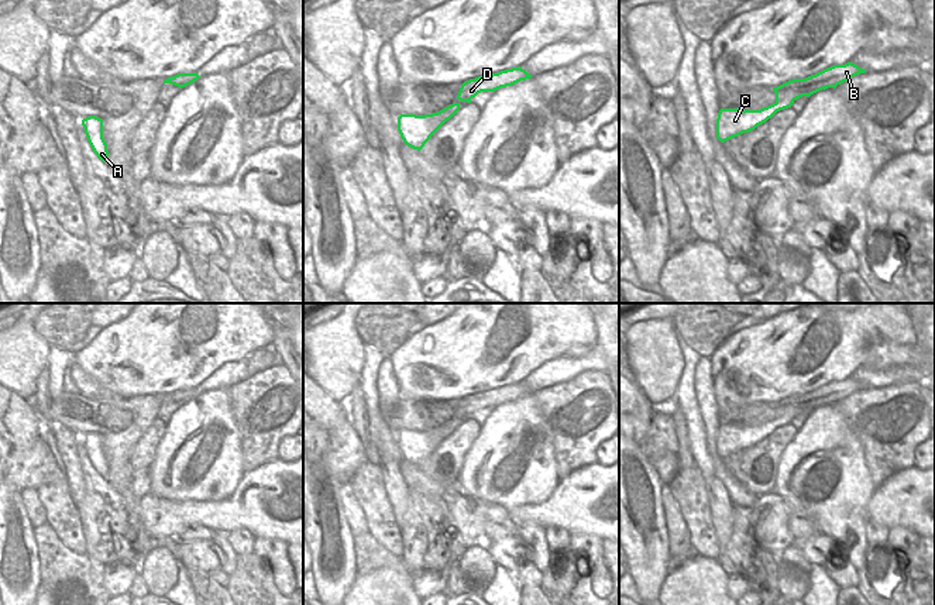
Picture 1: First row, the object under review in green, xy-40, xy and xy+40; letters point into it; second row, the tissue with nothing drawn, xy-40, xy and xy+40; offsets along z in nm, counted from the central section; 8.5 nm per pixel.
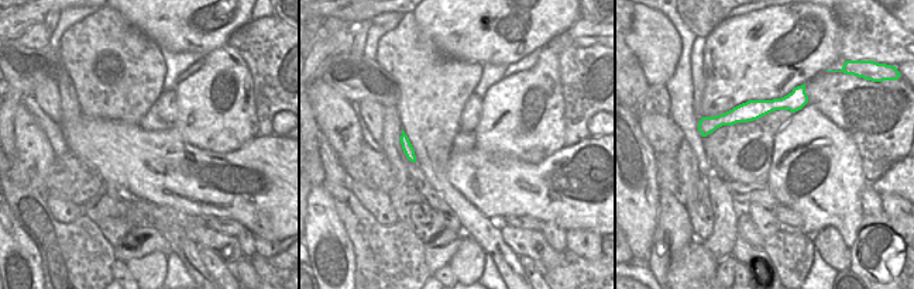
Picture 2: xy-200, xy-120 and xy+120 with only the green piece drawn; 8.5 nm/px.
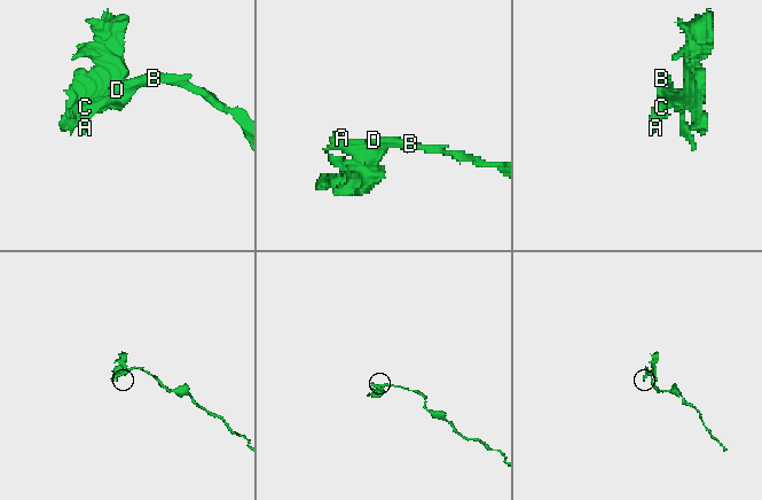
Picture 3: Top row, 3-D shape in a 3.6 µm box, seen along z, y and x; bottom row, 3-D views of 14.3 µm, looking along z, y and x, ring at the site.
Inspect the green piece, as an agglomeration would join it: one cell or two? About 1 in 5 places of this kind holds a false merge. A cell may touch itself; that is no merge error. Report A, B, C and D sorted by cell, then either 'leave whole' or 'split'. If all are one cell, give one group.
groups A C / B D; split

